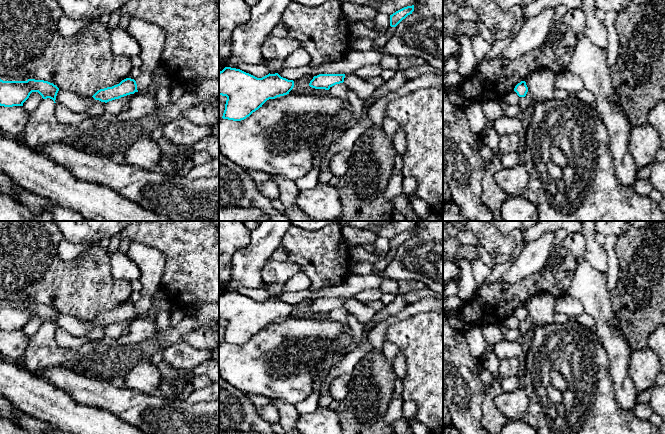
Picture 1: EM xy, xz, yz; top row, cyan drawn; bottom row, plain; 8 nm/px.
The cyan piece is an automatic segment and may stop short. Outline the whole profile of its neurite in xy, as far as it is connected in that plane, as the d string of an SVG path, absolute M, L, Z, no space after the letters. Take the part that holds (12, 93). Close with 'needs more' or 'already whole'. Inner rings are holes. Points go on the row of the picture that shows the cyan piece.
M0 79L0 106L23 106L32 92L38 92L43 99L50 98L56 103L58 91L56 85L44 80L3 81Z; already whole

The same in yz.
M521 81L520 83L518 83L515 86L514 91L517 93L519 97L525 97L528 92L528 87L526 85L526 82Z; already whole

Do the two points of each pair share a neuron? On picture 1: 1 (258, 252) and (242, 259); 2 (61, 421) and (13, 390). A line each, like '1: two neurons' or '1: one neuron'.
1: one neuron
2: one neuron

